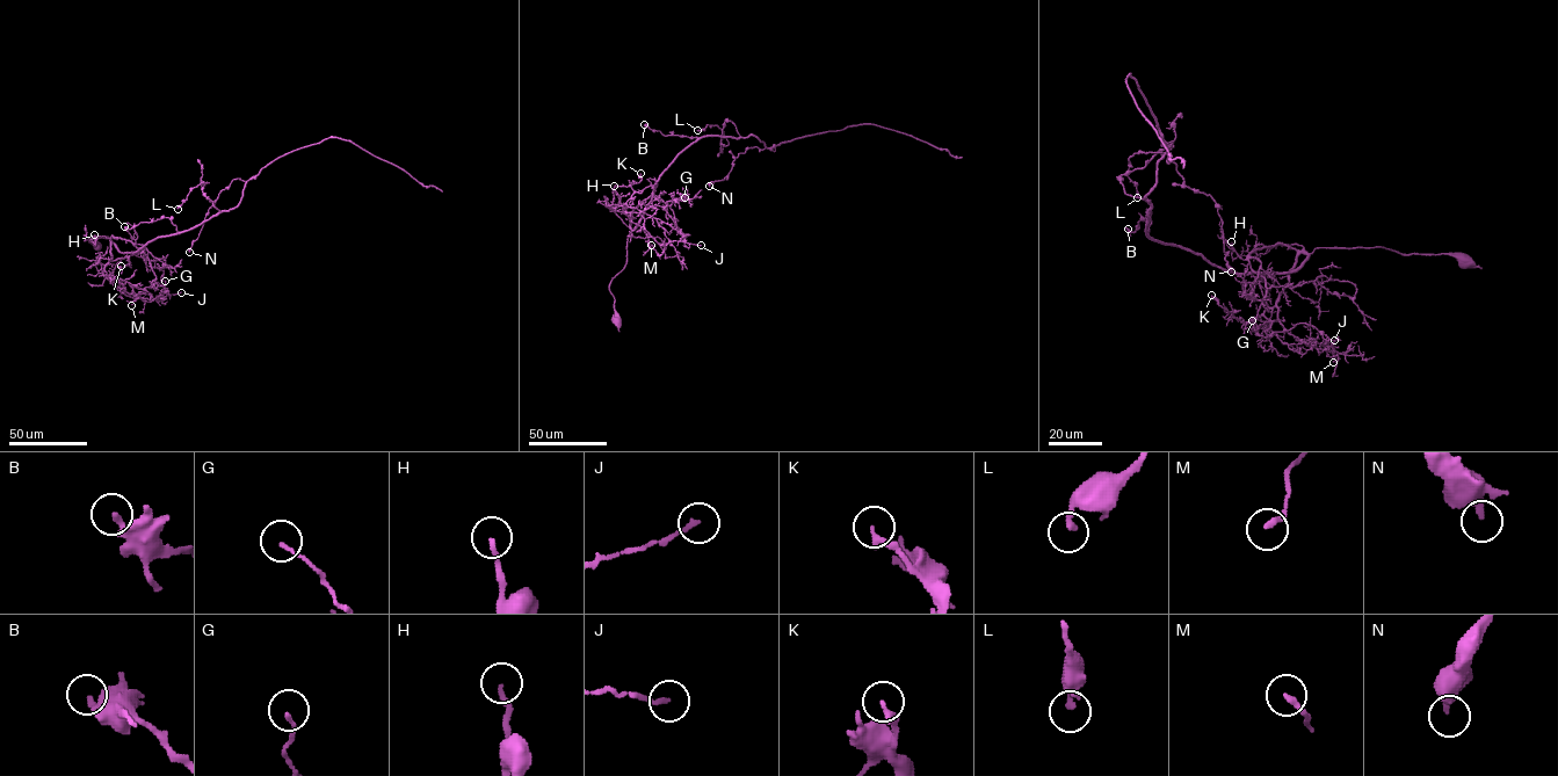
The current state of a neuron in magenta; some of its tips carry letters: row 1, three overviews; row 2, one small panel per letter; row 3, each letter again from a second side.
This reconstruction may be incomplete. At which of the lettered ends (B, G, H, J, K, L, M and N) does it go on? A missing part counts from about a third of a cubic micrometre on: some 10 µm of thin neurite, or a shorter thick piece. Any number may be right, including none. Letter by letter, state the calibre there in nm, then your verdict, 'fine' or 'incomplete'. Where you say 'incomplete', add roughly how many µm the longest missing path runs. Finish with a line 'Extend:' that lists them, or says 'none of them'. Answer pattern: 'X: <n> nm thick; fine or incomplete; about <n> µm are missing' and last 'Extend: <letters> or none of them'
B: 240 nm thick; fine
G: 120 nm thick; fine
H: 180 nm thick; fine
J: 170 nm thick; fine
K: 200 nm thick; fine
L: 190 nm thick; fine
M: 190 nm thick; fine
N: 360 nm thick; fine
Extend: none of them

